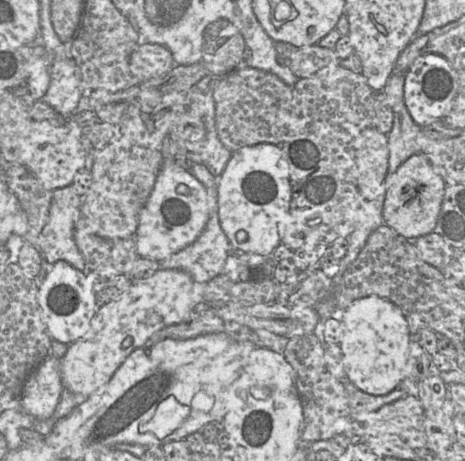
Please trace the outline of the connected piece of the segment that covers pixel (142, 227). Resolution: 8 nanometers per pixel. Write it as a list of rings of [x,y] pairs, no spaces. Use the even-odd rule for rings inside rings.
[[[163,160],[154,187],[140,211],[135,232],[136,251],[139,257],[162,261],[171,254],[193,243],[204,230],[209,219],[208,194],[205,186],[190,170]],[[179,184],[189,187],[189,192],[177,192]]]

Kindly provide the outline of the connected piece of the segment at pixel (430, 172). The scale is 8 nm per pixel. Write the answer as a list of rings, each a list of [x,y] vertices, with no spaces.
[[[422,153],[408,158],[394,174],[388,187],[383,221],[388,227],[407,239],[415,239],[435,231],[445,193],[445,182]]]

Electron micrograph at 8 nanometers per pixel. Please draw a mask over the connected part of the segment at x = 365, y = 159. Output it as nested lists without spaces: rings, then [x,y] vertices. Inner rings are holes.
[[[376,128],[365,129],[355,141],[357,179],[366,200],[378,195],[388,172],[387,135]]]

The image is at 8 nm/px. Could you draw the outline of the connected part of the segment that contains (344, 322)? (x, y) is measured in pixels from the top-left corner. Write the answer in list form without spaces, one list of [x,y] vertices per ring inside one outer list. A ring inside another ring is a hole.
[[[376,295],[355,300],[340,316],[341,348],[346,379],[361,391],[385,395],[404,379],[409,357],[410,333],[401,310]]]

